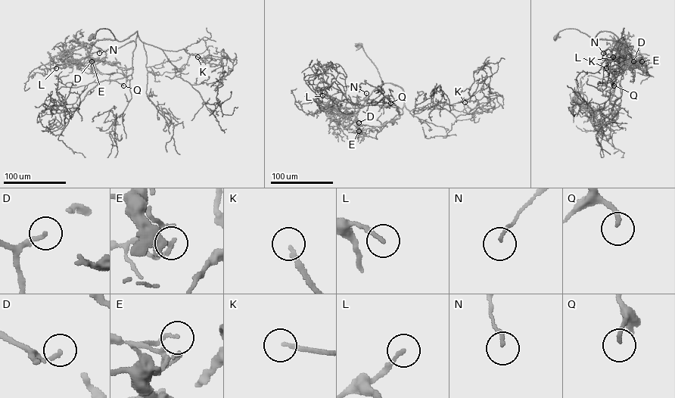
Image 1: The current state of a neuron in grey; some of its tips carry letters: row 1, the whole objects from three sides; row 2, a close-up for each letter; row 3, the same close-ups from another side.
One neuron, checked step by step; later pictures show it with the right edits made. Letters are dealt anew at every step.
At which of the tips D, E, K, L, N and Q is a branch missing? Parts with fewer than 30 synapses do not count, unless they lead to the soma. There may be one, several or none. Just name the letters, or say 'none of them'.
K, Q

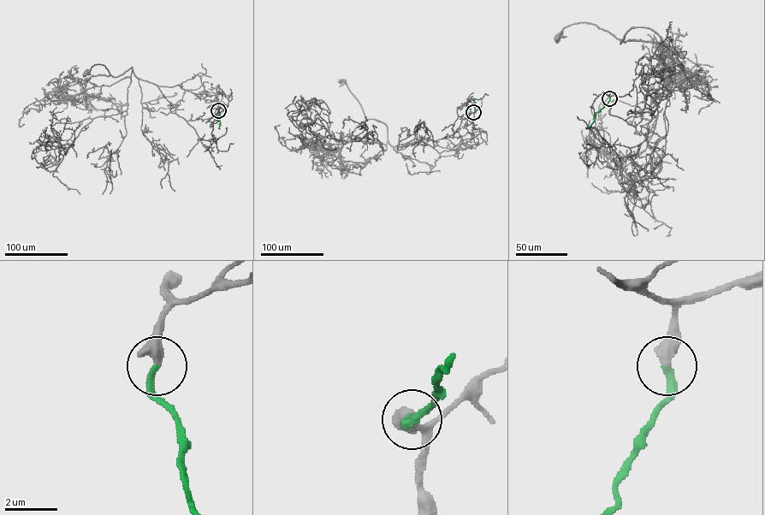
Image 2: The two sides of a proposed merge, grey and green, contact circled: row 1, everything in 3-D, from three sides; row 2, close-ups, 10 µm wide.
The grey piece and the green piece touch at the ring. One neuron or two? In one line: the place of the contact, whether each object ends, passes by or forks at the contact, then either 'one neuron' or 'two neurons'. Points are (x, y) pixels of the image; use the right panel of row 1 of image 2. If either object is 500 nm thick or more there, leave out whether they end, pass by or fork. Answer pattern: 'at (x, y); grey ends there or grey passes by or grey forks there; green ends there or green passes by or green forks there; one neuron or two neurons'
at (609, 98); one neuron

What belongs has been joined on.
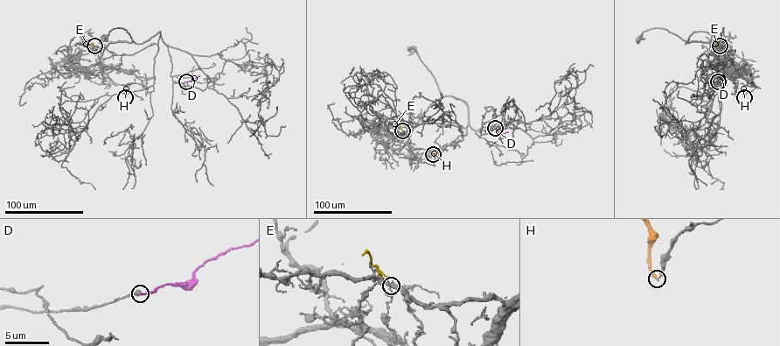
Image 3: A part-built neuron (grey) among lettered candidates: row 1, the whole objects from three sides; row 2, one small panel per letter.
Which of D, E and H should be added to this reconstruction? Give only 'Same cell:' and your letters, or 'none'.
Same cell: none

